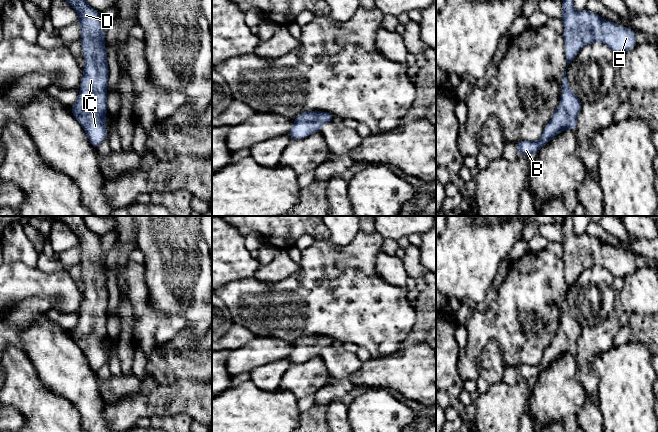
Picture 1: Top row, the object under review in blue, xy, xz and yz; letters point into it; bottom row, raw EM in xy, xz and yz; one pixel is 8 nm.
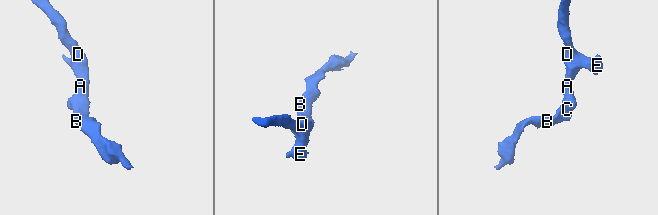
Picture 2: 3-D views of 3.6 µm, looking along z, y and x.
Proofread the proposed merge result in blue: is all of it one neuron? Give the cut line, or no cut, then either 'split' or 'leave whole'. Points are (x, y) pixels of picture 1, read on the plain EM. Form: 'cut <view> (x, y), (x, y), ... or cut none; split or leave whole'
cut none; leave whole

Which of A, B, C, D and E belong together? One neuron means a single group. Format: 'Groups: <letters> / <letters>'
Groups: A B C D E

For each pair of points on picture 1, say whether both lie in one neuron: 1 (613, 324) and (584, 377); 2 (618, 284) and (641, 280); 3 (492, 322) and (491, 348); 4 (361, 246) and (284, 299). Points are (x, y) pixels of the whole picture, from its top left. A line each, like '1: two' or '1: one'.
1: one
2: two
3: two
4: one

